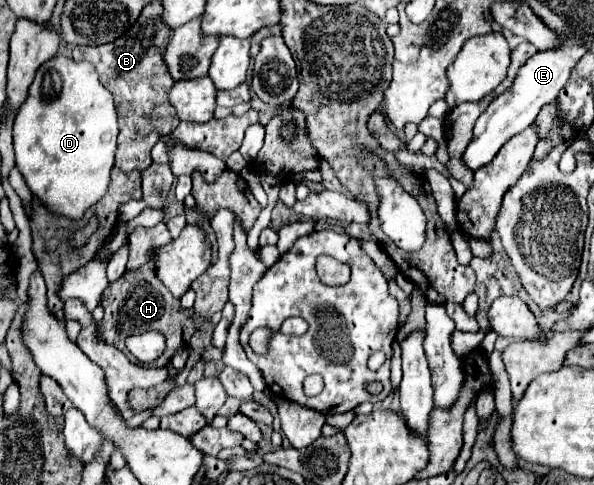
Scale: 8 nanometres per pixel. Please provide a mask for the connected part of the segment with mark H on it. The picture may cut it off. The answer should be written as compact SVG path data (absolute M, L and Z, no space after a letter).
M154 261L146 263L136 273L126 273L118 281L110 283L102 293L100 305L104 309L104 319L98 325L98 337L116 345L126 355L130 355L130 353L126 351L124 339L130 335L138 335L138 333L146 333L146 331L160 331L166 337L166 351L164 351L164 355L160 355L154 361L154 367L164 367L168 363L168 359L176 353L176 349L188 347L190 337L194 335L192 309L180 311L180 299L172 297L172 293L168 289L164 289L164 285L156 279Z

